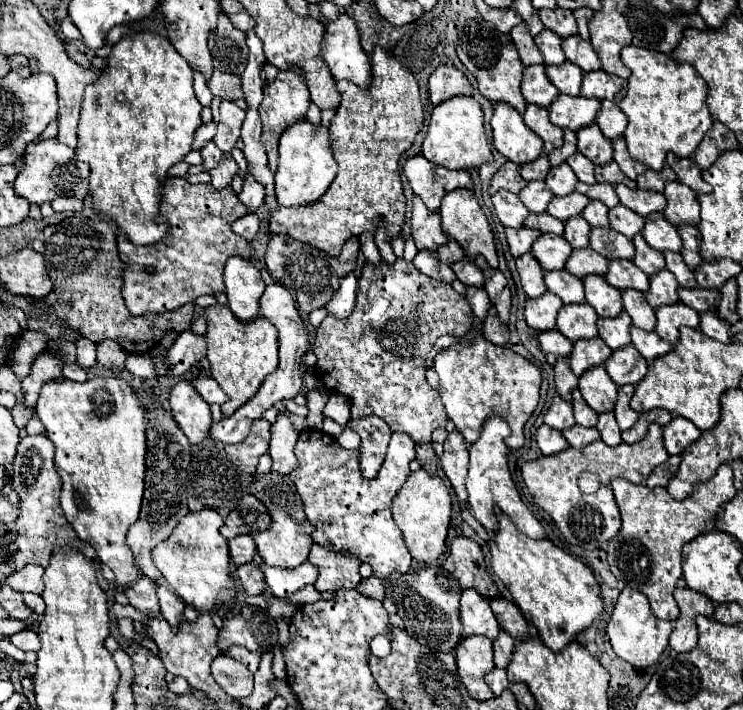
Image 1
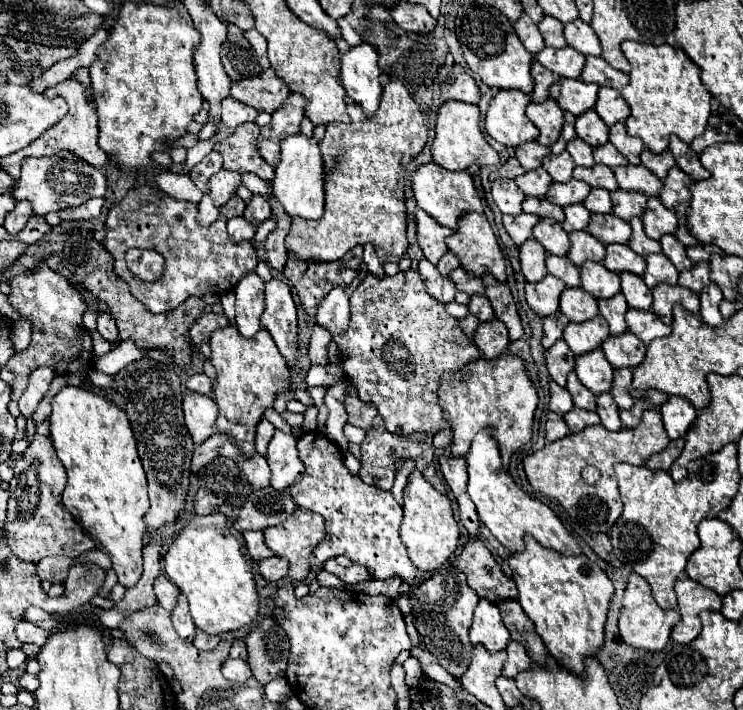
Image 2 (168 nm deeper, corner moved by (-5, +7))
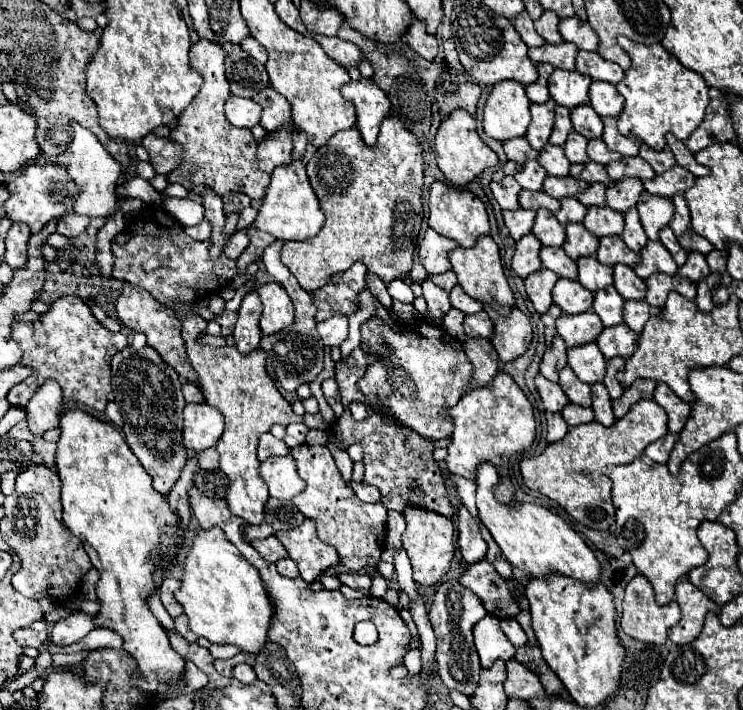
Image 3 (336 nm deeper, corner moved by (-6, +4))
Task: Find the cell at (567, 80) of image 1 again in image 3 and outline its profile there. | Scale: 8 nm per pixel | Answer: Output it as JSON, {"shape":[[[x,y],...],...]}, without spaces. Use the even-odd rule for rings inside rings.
{"shape":[[[545,43],[541,47],[531,47],[529,49],[529,57],[533,63],[551,63],[557,69],[575,69],[575,55],[577,55],[577,47],[573,43],[559,43],[559,45],[551,45]]]}

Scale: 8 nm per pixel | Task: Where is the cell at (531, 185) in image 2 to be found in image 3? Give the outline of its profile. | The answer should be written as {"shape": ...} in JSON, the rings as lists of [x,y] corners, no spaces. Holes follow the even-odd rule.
{"shape":[[[527,161],[523,165],[523,169],[515,173],[515,179],[519,181],[519,185],[523,189],[531,189],[531,191],[543,189],[545,177],[547,177],[547,173],[545,173],[545,169],[537,161]]]}

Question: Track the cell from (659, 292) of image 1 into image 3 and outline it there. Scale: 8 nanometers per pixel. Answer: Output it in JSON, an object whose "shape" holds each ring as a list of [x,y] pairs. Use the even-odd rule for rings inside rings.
{"shape":[[[649,241],[641,251],[639,251],[639,265],[635,265],[635,273],[641,279],[647,279],[647,275],[655,271],[663,271],[667,275],[677,273],[677,263],[671,259],[669,251],[659,243],[659,241]]]}

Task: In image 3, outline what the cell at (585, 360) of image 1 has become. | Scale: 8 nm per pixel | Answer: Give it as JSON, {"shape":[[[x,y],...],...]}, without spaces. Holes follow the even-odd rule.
{"shape":[[[593,311],[577,313],[577,315],[561,313],[559,319],[555,321],[555,327],[567,347],[593,343],[597,335],[603,331],[603,323]]]}

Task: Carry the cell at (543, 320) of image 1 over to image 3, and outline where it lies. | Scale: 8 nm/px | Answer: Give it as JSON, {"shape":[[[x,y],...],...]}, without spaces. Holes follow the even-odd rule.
{"shape":[[[539,269],[539,271],[525,277],[525,291],[527,291],[527,295],[529,295],[537,313],[547,311],[549,305],[553,303],[551,289],[557,283],[557,279],[559,277],[549,269]]]}

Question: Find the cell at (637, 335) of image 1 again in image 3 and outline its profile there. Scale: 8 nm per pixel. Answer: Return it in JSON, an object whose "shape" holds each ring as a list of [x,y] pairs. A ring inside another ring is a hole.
{"shape":[[[625,301],[625,307],[623,307],[623,319],[635,333],[641,333],[649,317],[657,313],[659,309],[651,309],[647,301]]]}

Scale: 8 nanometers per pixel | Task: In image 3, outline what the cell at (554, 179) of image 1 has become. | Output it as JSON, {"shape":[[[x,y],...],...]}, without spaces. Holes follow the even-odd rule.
{"shape":[[[547,143],[547,145],[541,149],[537,161],[543,165],[543,169],[545,169],[549,175],[555,175],[555,177],[567,177],[567,175],[569,175],[569,165],[571,165],[571,163],[567,161],[567,157],[565,157],[565,153],[563,153],[563,147],[555,147],[555,145]]]}

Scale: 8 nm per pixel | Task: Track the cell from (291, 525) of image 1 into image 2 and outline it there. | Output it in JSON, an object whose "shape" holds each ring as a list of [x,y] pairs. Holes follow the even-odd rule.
{"shape":[[[298,506],[284,524],[264,530],[264,542],[274,556],[290,562],[288,576],[304,582],[310,574],[308,556],[318,540],[322,540],[322,532],[326,532],[322,516]]]}

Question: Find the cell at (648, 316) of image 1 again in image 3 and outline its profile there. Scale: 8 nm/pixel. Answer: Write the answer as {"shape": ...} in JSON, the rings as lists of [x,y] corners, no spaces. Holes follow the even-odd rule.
{"shape":[[[615,265],[613,269],[615,269],[613,285],[623,295],[623,299],[635,299],[635,301],[645,299],[645,291],[647,291],[645,281],[639,279],[631,267]]]}

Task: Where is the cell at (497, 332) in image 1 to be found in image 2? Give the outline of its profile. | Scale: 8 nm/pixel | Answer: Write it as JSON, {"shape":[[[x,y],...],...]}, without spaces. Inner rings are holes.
{"shape":[[[496,318],[482,322],[474,334],[474,342],[480,348],[482,356],[486,356],[486,358],[500,356],[510,344],[508,328],[502,320],[496,320]]]}

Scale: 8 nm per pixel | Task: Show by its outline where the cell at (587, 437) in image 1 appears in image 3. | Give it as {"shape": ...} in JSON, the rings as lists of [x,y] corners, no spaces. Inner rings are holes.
{"shape":[[[569,403],[563,411],[561,411],[565,423],[569,427],[577,427],[581,423],[589,423],[593,421],[593,411],[589,407],[581,407],[581,405],[575,405],[575,403]]]}

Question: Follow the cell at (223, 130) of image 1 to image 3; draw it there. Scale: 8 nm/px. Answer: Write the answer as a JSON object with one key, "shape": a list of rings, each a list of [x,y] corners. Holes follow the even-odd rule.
{"shape":[[[231,95],[227,99],[227,103],[225,103],[225,115],[227,115],[227,121],[231,125],[251,129],[261,119],[261,105],[257,101],[253,101],[253,99]]]}

